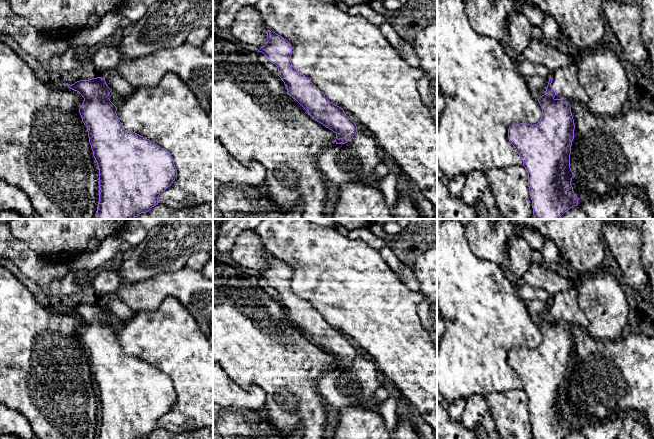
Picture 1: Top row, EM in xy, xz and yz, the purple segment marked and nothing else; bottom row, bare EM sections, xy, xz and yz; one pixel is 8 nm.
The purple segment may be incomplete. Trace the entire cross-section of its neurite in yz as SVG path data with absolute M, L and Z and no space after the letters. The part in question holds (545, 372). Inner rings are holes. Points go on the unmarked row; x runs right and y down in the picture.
M561 291L551 297L546 317L538 326L542 341L535 349L513 348L508 353L508 362L523 385L528 397L528 410L532 424L533 439L563 439L578 429L578 421L571 409L575 401L570 392L570 378L574 363L574 343L571 329L588 327L588 320L572 292Z

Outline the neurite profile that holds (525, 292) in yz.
M522 285L517 289L518 296L525 302L529 300L540 300L550 302L551 296L544 289L532 287L529 285Z

